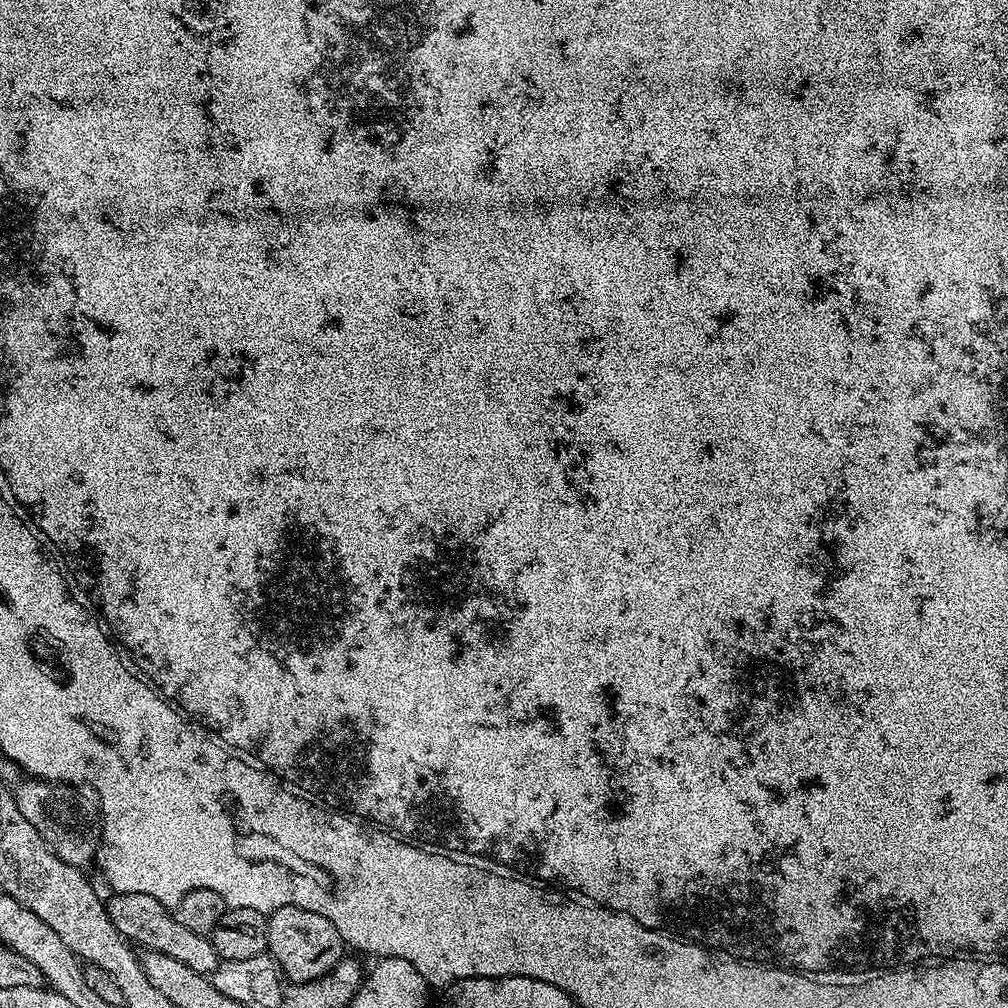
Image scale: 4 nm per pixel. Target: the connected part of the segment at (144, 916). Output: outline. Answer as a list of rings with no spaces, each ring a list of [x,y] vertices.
[[[121,892],[109,897],[106,900],[108,917],[125,940],[136,946],[141,944],[141,949],[150,952],[168,954],[170,958],[176,958],[183,965],[190,966],[190,970],[198,970],[205,974],[216,971],[218,957],[211,939],[202,934],[194,934],[194,930],[186,930],[186,926],[182,926],[176,920],[169,905],[158,902],[158,898],[150,898],[150,894]]]

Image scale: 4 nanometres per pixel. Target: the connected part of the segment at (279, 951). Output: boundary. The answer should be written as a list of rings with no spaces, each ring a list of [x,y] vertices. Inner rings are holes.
[[[282,906],[268,916],[267,955],[274,957],[291,983],[305,984],[321,980],[337,962],[345,959],[346,945],[338,930],[334,930],[322,914],[314,914],[314,910],[302,910],[298,906]]]

